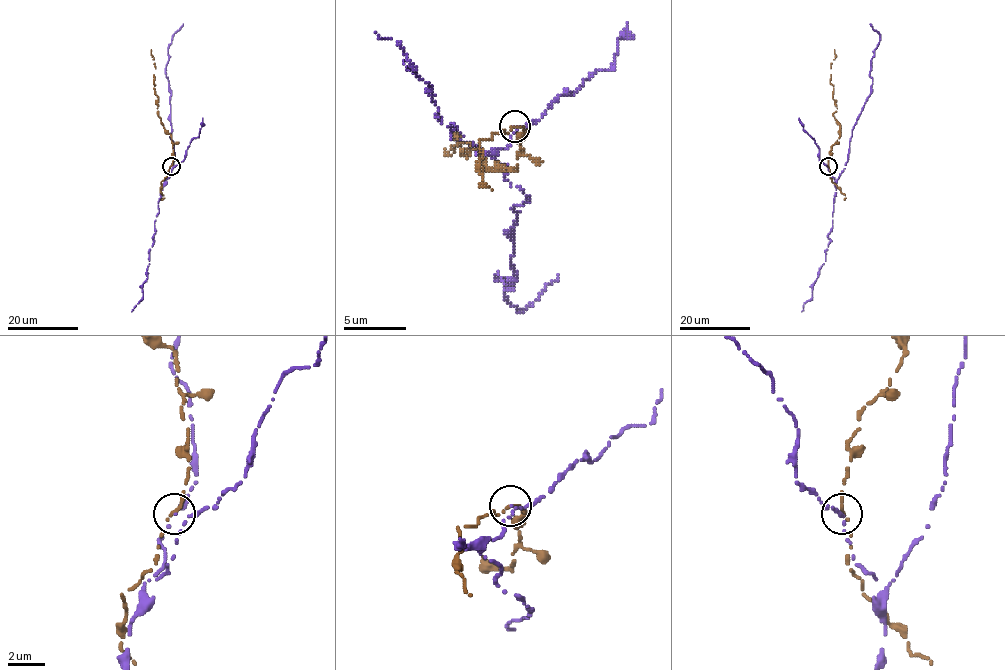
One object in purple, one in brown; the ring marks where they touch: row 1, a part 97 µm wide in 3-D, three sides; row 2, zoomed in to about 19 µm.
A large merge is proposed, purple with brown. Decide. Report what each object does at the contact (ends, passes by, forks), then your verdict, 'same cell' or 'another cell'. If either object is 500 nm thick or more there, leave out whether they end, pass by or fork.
purple passes by | brown ends | another cell

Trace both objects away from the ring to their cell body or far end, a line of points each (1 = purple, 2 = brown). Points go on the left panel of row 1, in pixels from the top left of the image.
1: (170, 166), (166, 183), (175, 160), (170, 138), (171, 95), (165, 71), (172, 35), (183, 24)
2: (170, 166), (173, 160), (170, 135), (158, 114), (158, 98), (154, 88), (155, 66), (151, 49)

